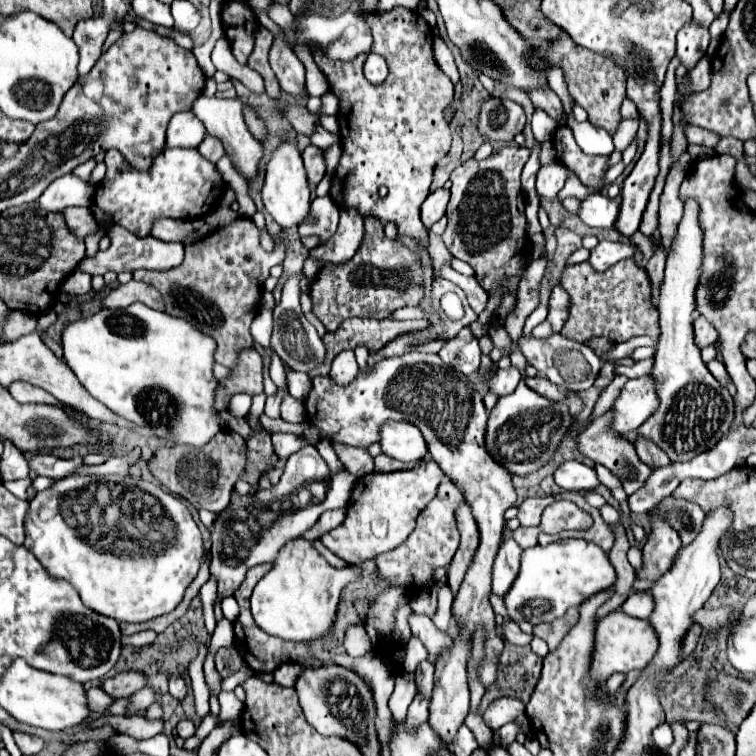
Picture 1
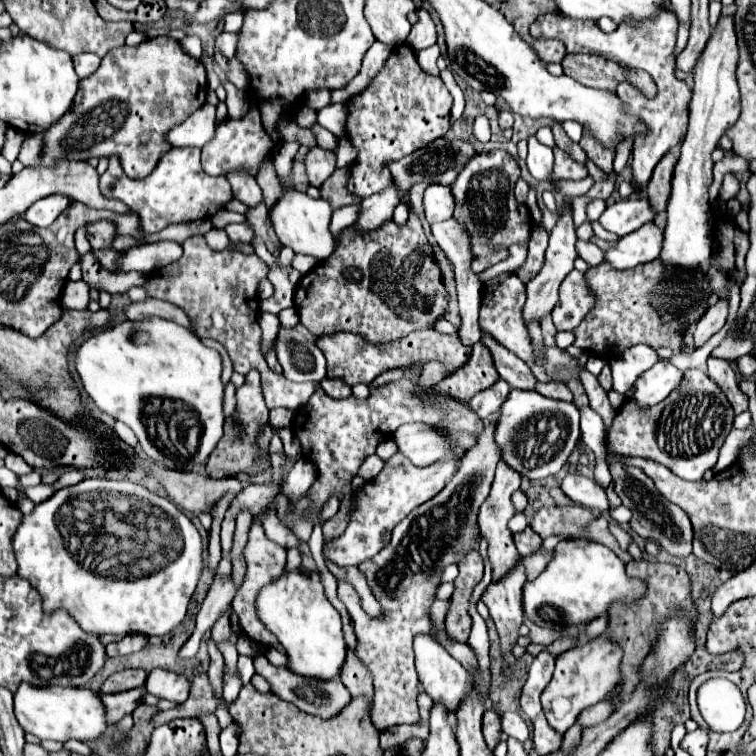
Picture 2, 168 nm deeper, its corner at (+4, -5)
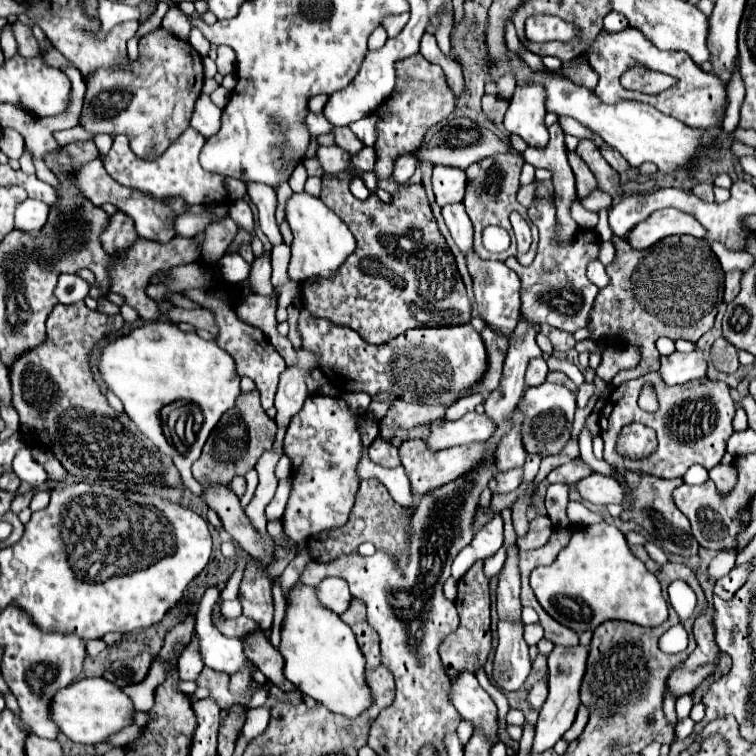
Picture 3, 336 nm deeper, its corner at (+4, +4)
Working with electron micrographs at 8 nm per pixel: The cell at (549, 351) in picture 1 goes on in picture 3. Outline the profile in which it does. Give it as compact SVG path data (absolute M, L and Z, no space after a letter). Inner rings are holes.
M470 250L466 254L466 262L468 262L468 272L474 280L474 296L476 296L476 304L478 304L478 310L480 310L482 318L486 320L486 324L490 328L510 336L512 330L516 328L516 318L518 318L520 278L504 262L482 260L474 250Z

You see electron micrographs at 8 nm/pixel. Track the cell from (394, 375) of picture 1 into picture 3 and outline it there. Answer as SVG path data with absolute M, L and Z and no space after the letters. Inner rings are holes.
M310 394L302 410L290 420L284 438L284 454L292 460L292 490L282 516L286 536L294 542L302 542L322 530L344 526L360 486L356 470L364 456L356 416L348 410L346 402L336 396Z

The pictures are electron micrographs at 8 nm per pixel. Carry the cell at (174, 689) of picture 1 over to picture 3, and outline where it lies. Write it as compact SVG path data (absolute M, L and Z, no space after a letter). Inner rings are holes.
M198 636L192 638L192 642L182 650L178 658L178 674L182 680L196 680L204 668L204 660L198 646Z

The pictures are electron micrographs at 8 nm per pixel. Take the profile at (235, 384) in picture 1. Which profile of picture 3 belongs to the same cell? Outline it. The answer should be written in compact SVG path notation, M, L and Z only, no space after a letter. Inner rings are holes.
M258 390L240 394L236 400L236 406L220 418L218 426L208 436L200 458L192 464L192 474L202 486L230 484L234 476L244 476L256 466L264 450L272 446L274 436L276 436L276 422L268 418L268 414L264 412Z

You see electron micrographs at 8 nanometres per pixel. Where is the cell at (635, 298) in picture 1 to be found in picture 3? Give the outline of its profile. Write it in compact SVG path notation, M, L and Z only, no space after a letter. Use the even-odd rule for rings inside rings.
M668 236L646 250L634 250L620 238L614 238L614 246L616 258L606 268L610 284L596 296L596 304L592 308L592 324L588 324L588 328L592 330L592 340L602 344L622 342L624 346L640 348L640 364L634 370L620 370L612 378L612 384L618 386L620 382L640 378L660 368L660 352L656 350L656 340L660 336L696 342L714 326L716 302L720 304L718 298L724 294L724 272L710 246L704 240L696 240L692 236ZM634 276L638 276L636 286Z

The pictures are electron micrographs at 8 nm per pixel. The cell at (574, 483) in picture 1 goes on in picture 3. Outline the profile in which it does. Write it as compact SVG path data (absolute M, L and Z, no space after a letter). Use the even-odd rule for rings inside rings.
M590 474L576 482L582 498L592 504L624 504L626 502L626 488L616 478Z

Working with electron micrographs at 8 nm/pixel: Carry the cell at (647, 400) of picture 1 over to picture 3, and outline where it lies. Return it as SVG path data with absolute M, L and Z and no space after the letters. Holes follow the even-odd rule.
M694 350L690 354L674 352L670 356L662 356L660 374L668 384L686 384L690 380L702 380L708 374L708 358L702 350Z

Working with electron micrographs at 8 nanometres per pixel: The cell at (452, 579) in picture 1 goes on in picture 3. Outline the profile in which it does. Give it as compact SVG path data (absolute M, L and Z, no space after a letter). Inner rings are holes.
M478 560L458 582L458 598L456 608L460 614L458 630L448 636L440 646L440 658L450 678L456 678L460 672L476 674L484 668L486 658L492 648L490 634L490 578L484 574L484 560Z

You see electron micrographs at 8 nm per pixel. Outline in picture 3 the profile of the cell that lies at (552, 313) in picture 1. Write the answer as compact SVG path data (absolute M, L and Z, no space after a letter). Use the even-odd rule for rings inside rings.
M536 196L532 206L528 208L530 220L540 230L538 254L530 266L520 266L515 257L509 257L504 264L514 270L521 281L520 319L536 324L550 324L564 332L576 332L586 328L590 322L590 310L594 298L598 294L598 286L592 284L586 276L586 268L590 260L598 258L600 240L594 230L578 230L576 238L570 244L554 242L554 228L556 228L556 206L554 200Z

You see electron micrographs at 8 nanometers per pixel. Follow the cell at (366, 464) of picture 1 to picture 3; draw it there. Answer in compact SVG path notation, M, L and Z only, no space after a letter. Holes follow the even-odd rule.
M376 438L370 448L368 448L368 456L372 462L384 466L384 468L396 468L400 466L400 458L398 458L398 448L394 448L390 442L384 442L382 438Z

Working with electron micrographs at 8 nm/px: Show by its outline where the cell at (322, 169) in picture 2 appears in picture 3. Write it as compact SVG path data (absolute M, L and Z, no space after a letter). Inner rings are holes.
M320 146L318 158L320 158L326 174L336 174L336 172L344 172L348 168L352 156L350 156L350 152L342 150L338 146Z

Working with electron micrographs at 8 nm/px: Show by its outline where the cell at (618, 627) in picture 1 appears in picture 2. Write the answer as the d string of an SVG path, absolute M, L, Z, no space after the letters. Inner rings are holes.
M602 635L586 645L578 645L558 655L554 677L542 693L546 719L556 731L566 733L586 707L596 705L598 701L606 699L610 691L614 691L622 677L622 655L624 651L620 645L616 645L608 635Z

